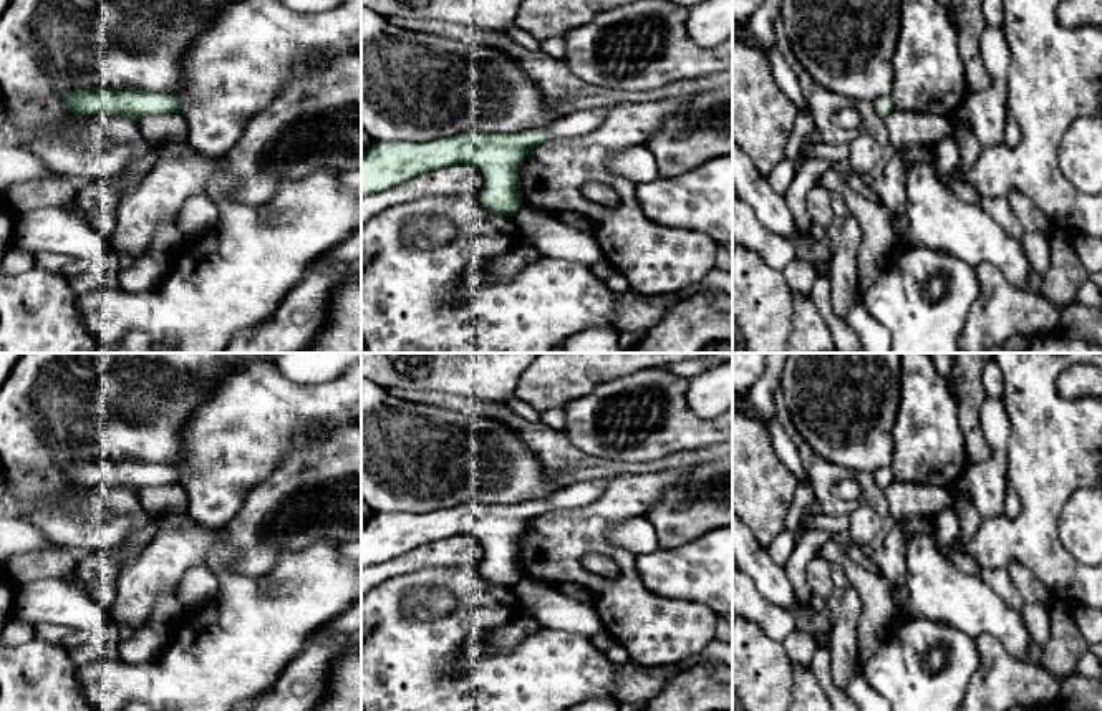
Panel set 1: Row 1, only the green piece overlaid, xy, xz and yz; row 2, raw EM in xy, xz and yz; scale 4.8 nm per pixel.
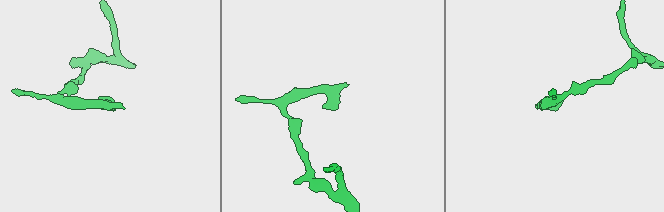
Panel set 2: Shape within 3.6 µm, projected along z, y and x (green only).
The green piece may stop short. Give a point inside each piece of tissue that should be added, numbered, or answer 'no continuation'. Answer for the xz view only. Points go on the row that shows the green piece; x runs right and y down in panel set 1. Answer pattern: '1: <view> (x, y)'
1: xz (582, 121)

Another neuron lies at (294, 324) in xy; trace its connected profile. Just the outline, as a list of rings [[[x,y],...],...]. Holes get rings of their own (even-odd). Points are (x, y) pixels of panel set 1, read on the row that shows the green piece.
[[[331,268],[308,270],[267,320],[239,330],[224,353],[302,353],[321,328],[340,280]]]

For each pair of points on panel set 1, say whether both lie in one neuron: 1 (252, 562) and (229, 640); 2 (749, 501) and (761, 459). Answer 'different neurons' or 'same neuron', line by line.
1: different neurons
2: same neuron

